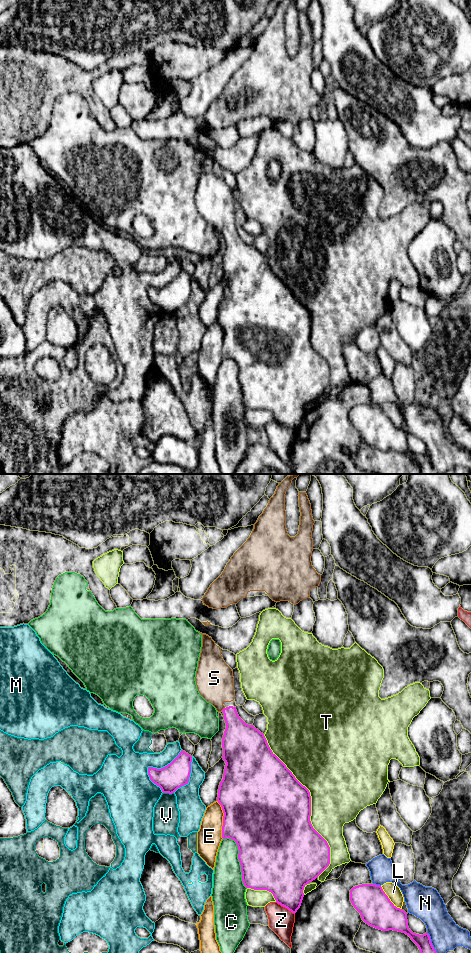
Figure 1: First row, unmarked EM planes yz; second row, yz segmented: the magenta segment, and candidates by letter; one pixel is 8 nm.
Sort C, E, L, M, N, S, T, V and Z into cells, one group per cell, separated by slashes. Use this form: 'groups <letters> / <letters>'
groups C E / L / M / N / S / T / V / Z

